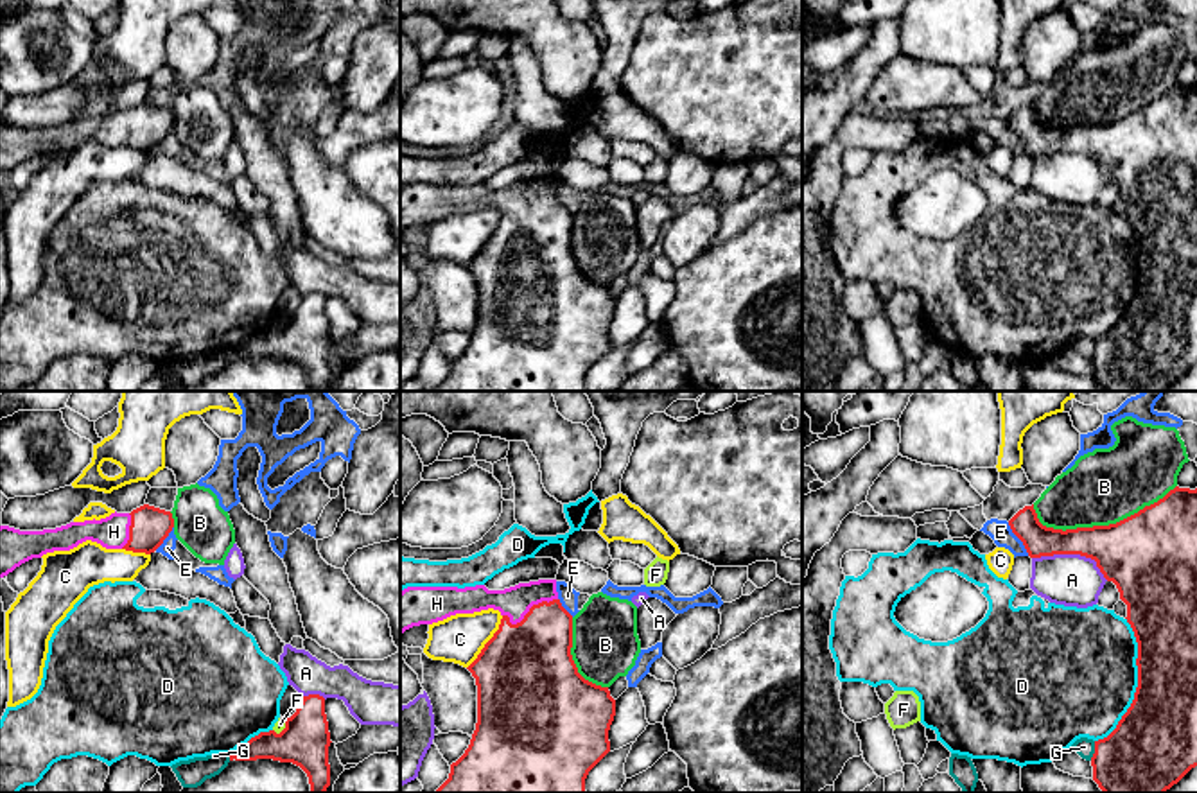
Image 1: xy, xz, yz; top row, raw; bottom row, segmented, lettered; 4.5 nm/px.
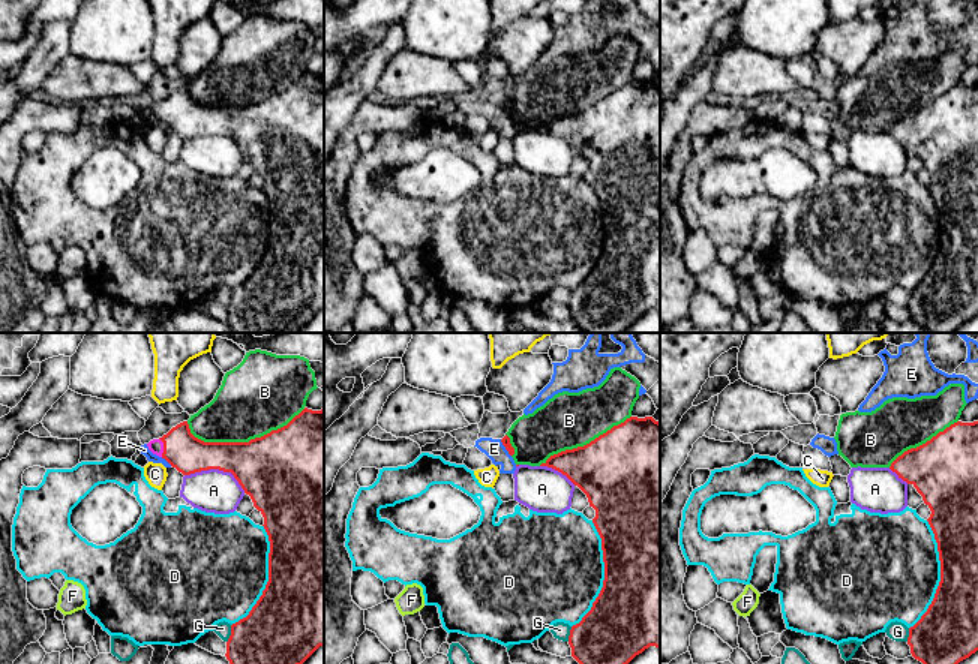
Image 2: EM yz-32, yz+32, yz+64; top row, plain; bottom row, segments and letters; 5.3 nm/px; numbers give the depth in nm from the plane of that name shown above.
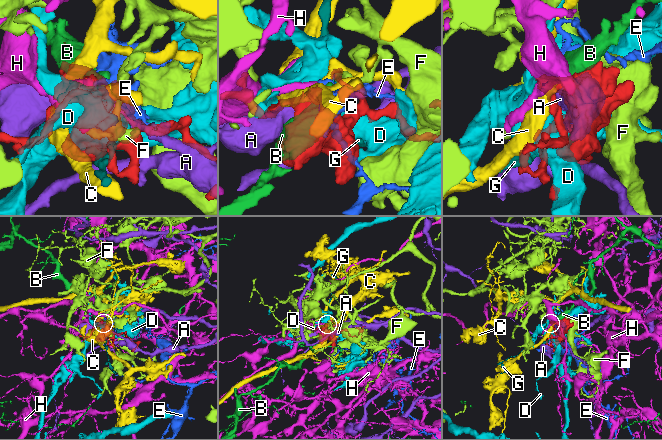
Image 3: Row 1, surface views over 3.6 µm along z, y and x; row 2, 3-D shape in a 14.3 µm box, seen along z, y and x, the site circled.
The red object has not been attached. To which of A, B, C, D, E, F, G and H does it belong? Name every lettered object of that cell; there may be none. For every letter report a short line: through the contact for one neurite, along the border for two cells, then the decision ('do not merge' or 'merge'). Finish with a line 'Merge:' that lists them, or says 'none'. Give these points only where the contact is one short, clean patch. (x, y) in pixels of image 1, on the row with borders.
A: do not merge
B: do not merge
C: do not merge
D: do not merge
E: line yz (1007, 522), (1029, 555); do not merge
F: line xy (286, 720), (286, 725), (277, 734); do not merge
G: do not merge
H: line xz (528, 666), (530, 610), (515, 601); merge
Merge: H

